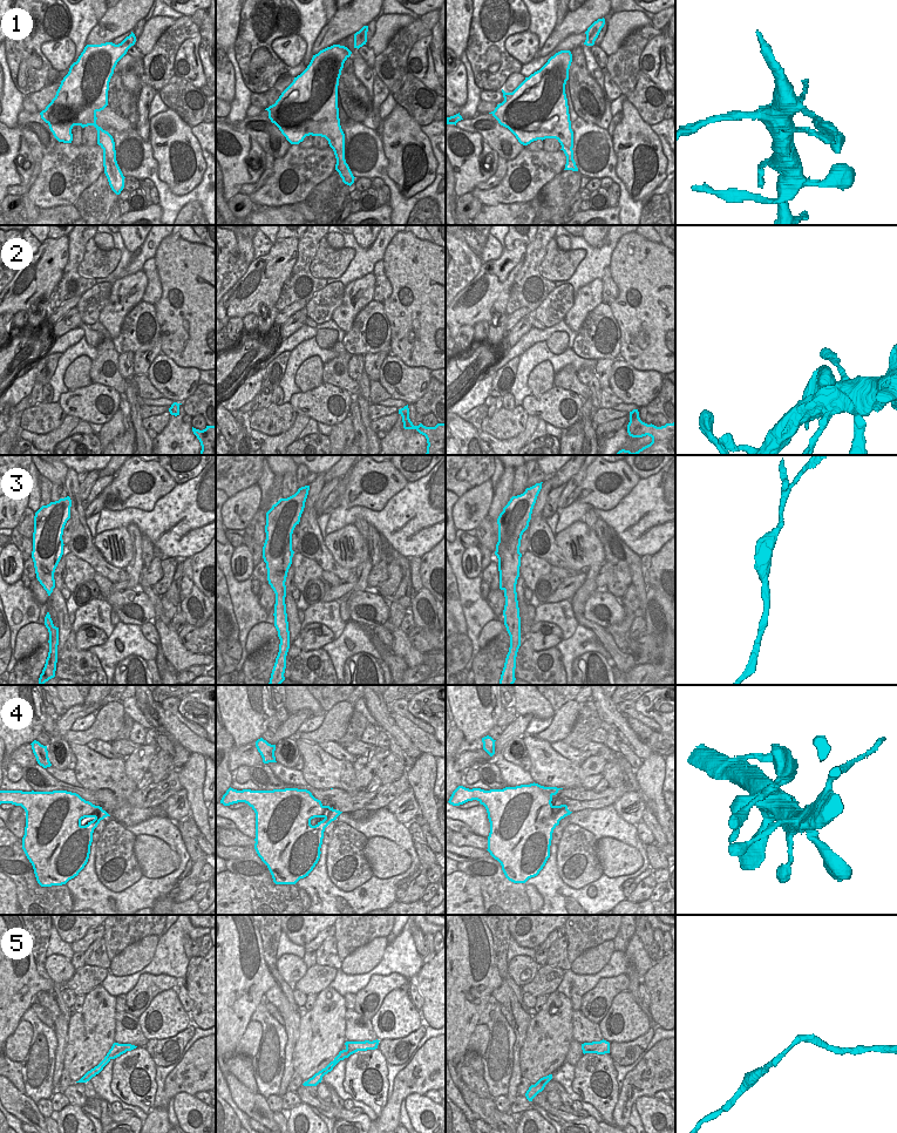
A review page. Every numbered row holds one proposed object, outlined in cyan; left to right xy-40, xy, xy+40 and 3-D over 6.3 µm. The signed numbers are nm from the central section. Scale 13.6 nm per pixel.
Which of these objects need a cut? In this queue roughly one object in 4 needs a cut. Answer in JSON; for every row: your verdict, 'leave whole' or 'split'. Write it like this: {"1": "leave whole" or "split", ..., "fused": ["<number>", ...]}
{"1": "split", "2": "leave whole", "3": "leave whole", "4": "leave whole", "5": "leave whole", "fused": ["1"]}

